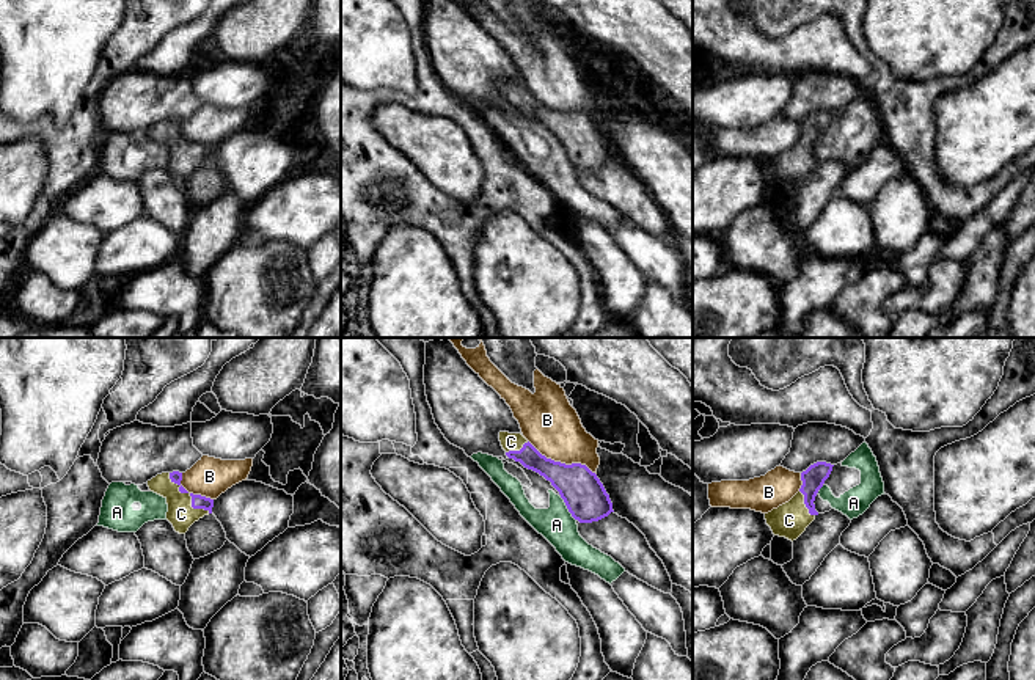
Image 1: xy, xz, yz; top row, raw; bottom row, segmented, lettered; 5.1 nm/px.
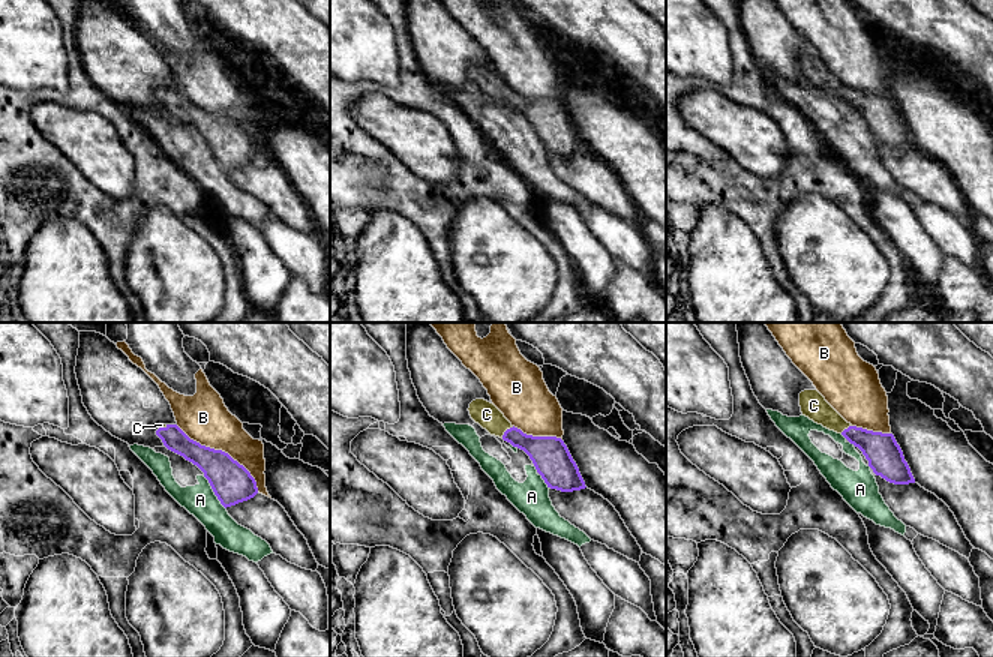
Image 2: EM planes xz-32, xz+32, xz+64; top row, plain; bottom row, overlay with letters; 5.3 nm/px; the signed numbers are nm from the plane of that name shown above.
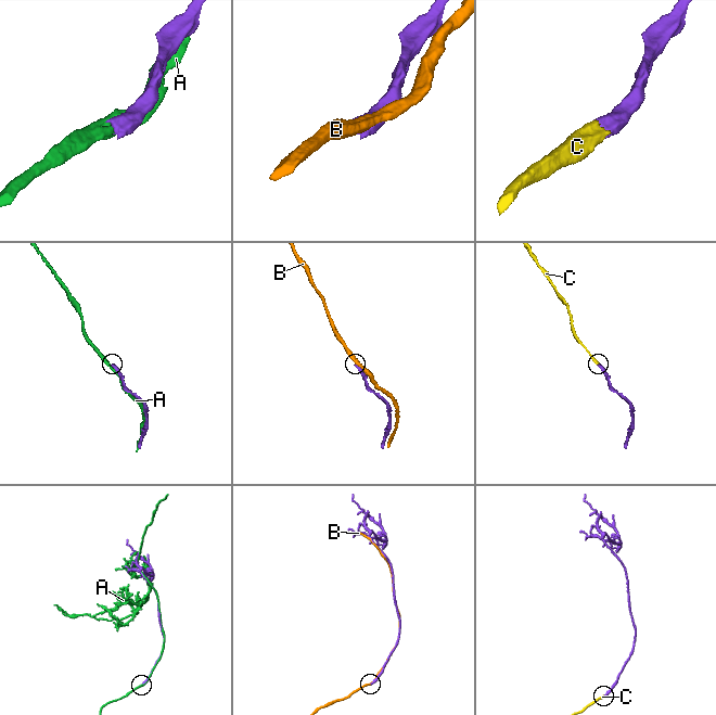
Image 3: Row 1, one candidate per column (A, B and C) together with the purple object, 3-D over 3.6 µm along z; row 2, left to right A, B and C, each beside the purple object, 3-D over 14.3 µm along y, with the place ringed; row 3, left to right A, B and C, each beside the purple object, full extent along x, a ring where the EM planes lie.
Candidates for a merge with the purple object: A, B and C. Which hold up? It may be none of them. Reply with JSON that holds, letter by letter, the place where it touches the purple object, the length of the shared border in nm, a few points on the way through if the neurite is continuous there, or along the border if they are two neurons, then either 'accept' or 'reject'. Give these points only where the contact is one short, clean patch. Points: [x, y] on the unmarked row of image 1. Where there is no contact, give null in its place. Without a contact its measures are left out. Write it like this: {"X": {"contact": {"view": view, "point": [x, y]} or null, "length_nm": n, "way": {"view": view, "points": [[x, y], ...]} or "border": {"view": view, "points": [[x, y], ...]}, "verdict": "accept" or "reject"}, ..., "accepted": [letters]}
{"A": {"contact": {"view": "xz", "point": [567, 156]}, "length_nm": 150, "verdict": "reject"}, "B": {"contact": {"view": "xz", "point": [563, 112]}, "length_nm": 400, "verdict": "reject"}, "C": {"contact": {"view": "xy", "point": [190, 143]}, "length_nm": 300, "way": {"view": "xy", "points": [[198, 149], [190, 143], [181, 162]]}, "verdict": "accept"}, "accepted": ["C"]}

